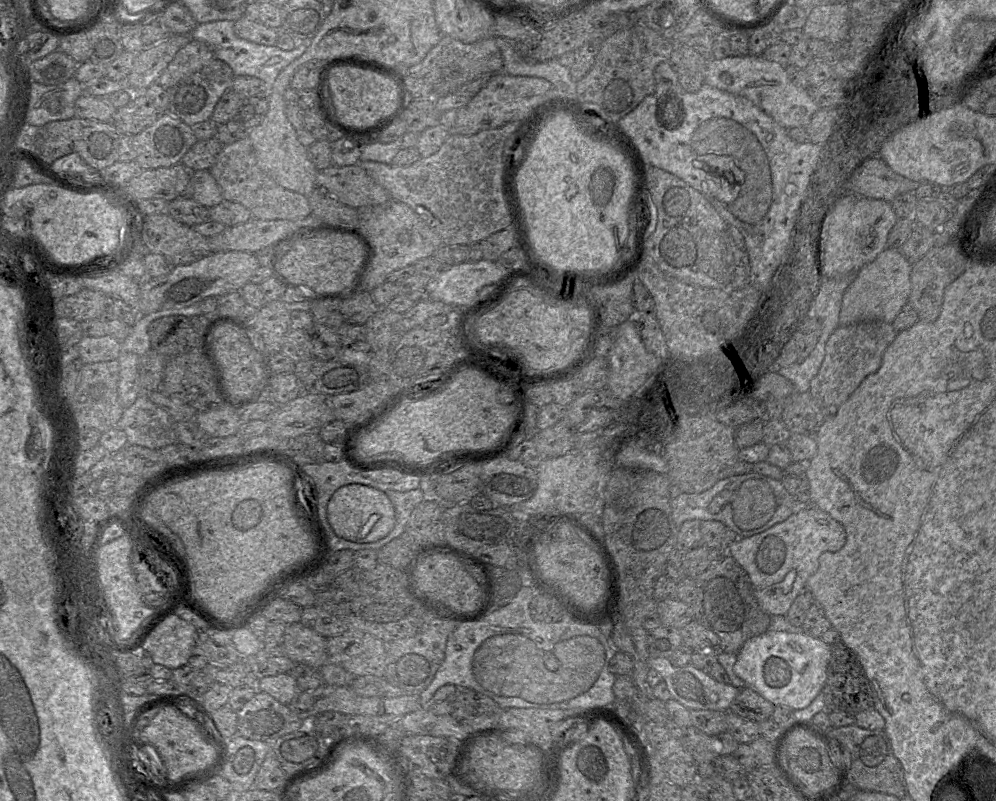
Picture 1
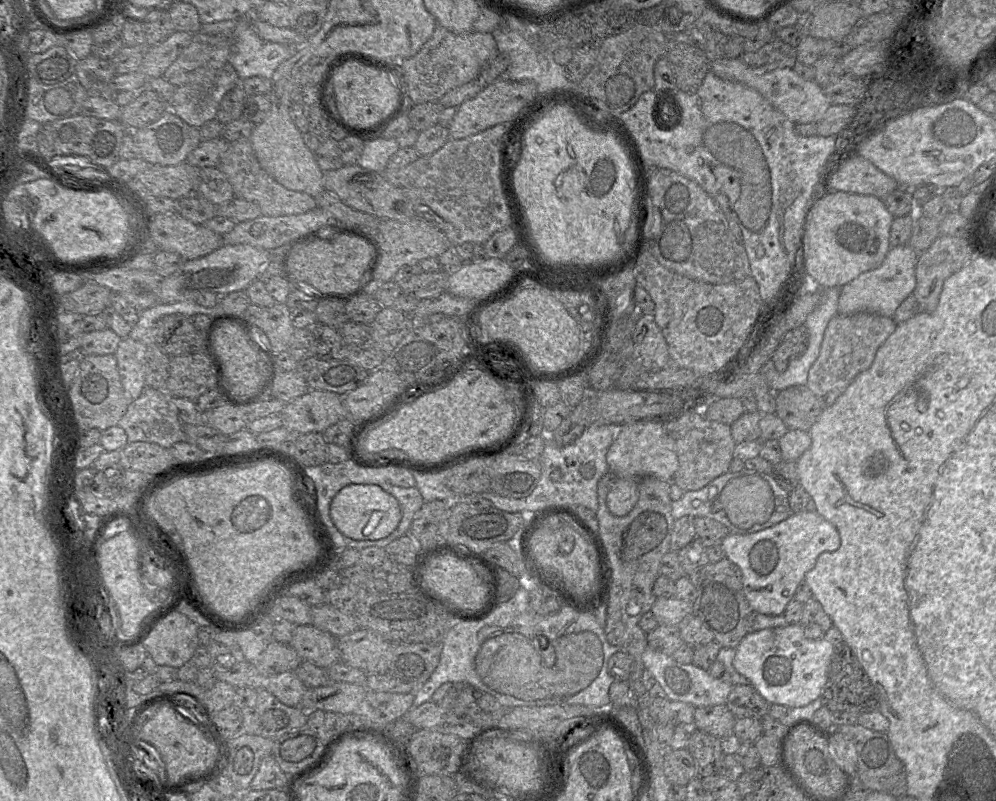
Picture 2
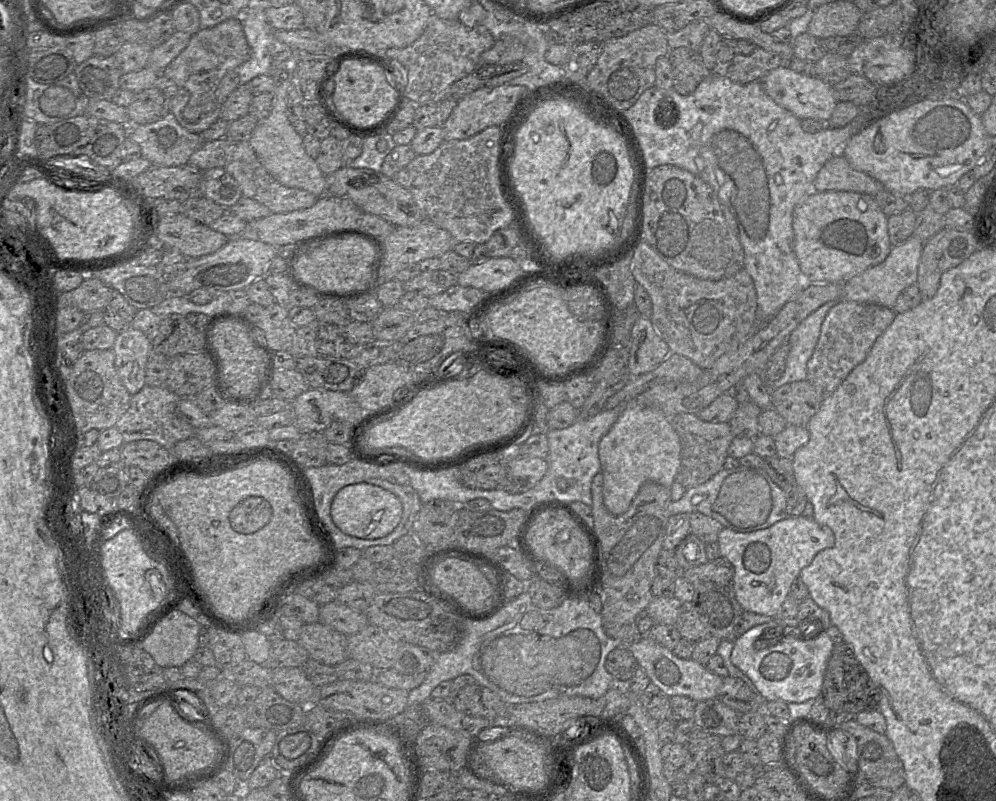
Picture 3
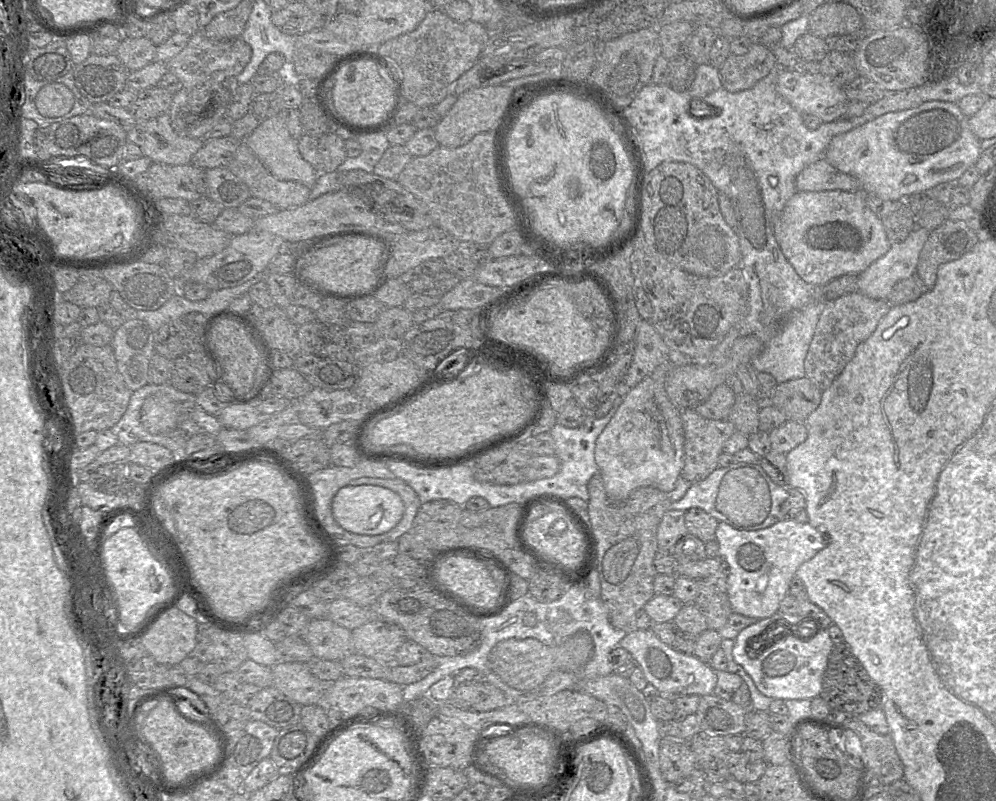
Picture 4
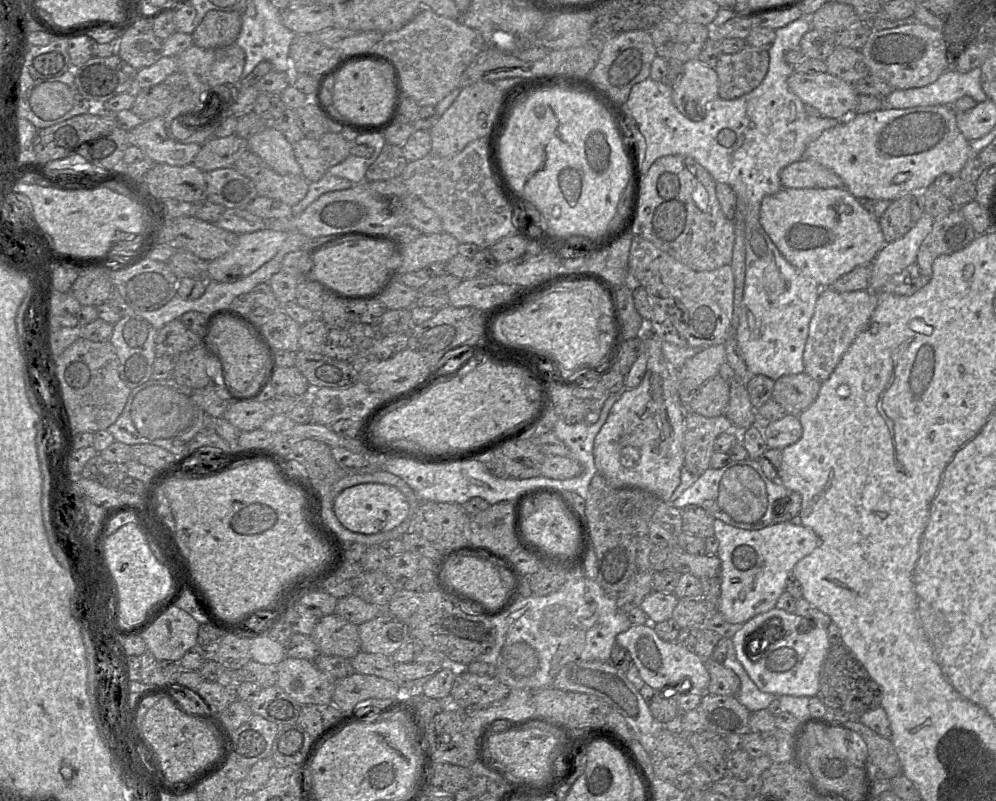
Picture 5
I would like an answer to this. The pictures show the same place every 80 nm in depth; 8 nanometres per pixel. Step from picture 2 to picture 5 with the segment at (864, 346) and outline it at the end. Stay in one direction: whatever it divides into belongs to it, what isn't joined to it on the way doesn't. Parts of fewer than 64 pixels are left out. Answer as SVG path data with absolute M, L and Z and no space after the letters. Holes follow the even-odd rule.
M822 287L809 325L803 354L804 372L819 383L827 380L856 337L866 328L876 303L876 294L871 290L838 292L831 287Z

